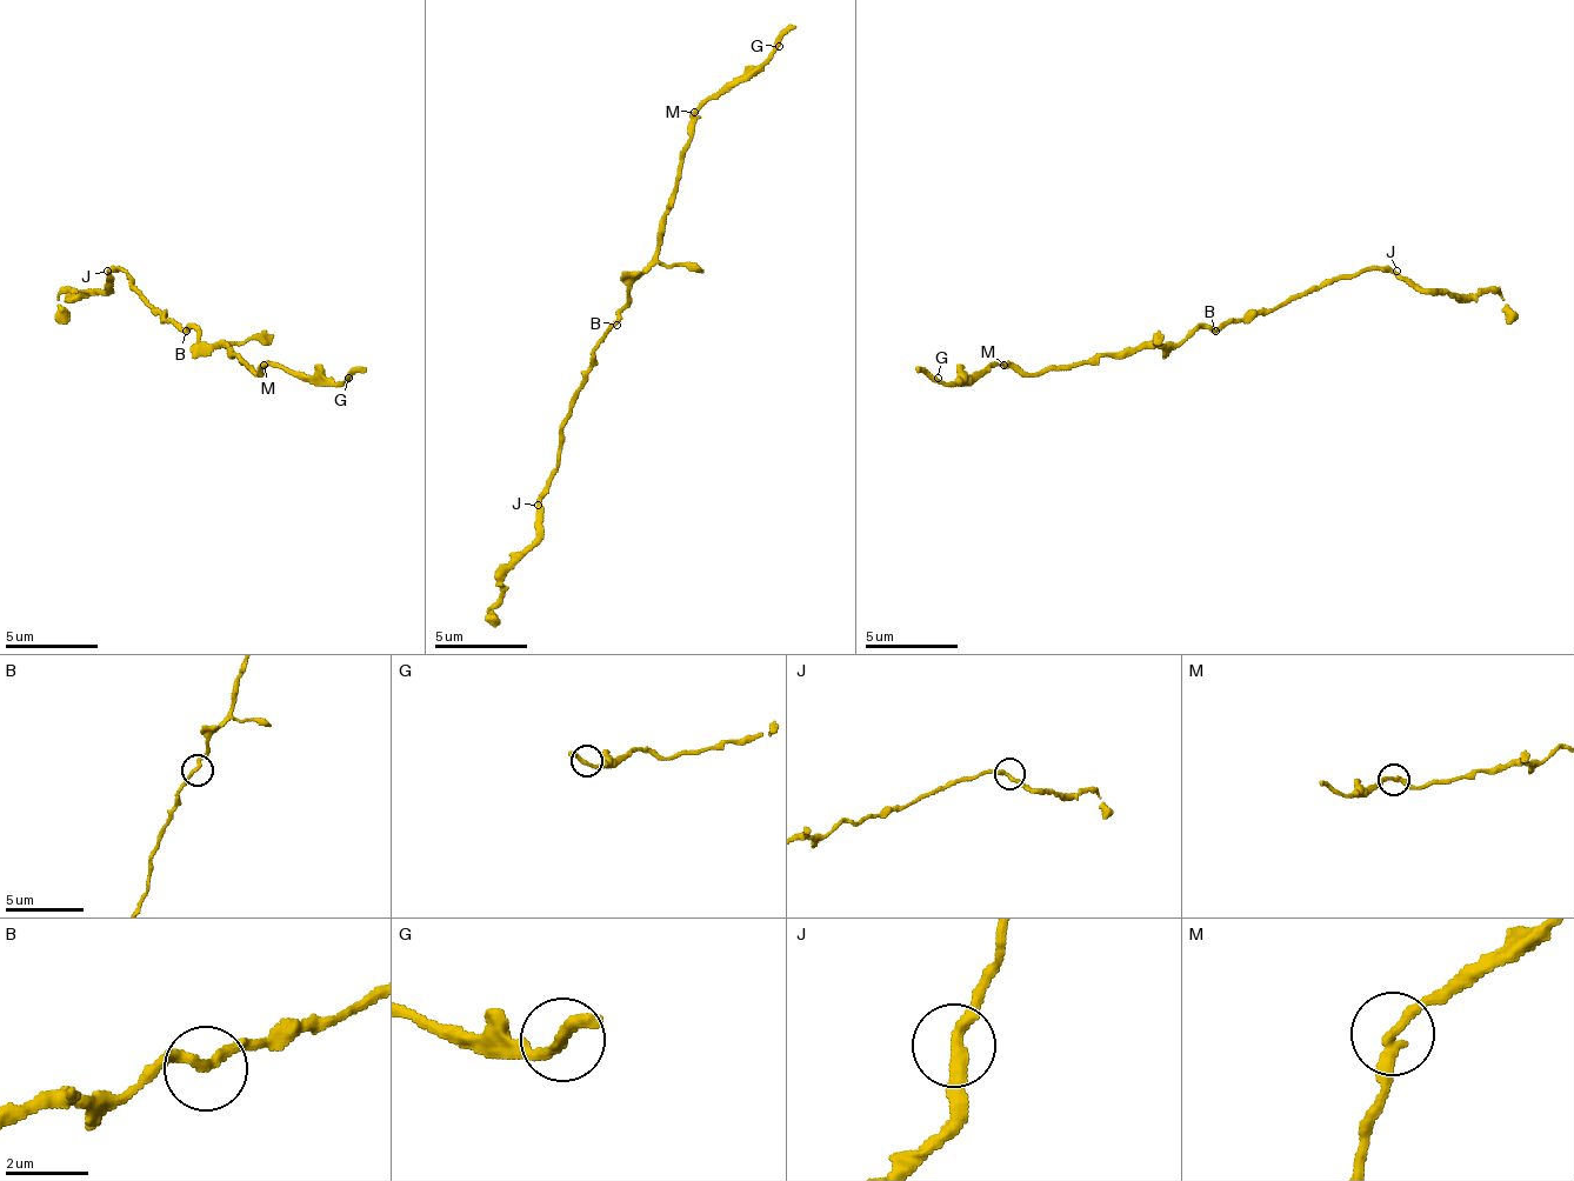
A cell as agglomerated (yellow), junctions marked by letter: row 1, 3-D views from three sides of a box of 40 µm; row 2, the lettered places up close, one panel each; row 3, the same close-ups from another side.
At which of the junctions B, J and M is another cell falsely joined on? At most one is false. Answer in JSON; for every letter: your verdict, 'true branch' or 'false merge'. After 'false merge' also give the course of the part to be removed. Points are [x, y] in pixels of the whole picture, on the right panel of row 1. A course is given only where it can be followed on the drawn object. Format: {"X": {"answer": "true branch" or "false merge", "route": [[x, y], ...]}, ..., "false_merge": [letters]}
{"B": {"answer": "true branch"}, "J": {"answer": "true branch"}, "M": {"answer": "true branch"}, "false_merge": []}

